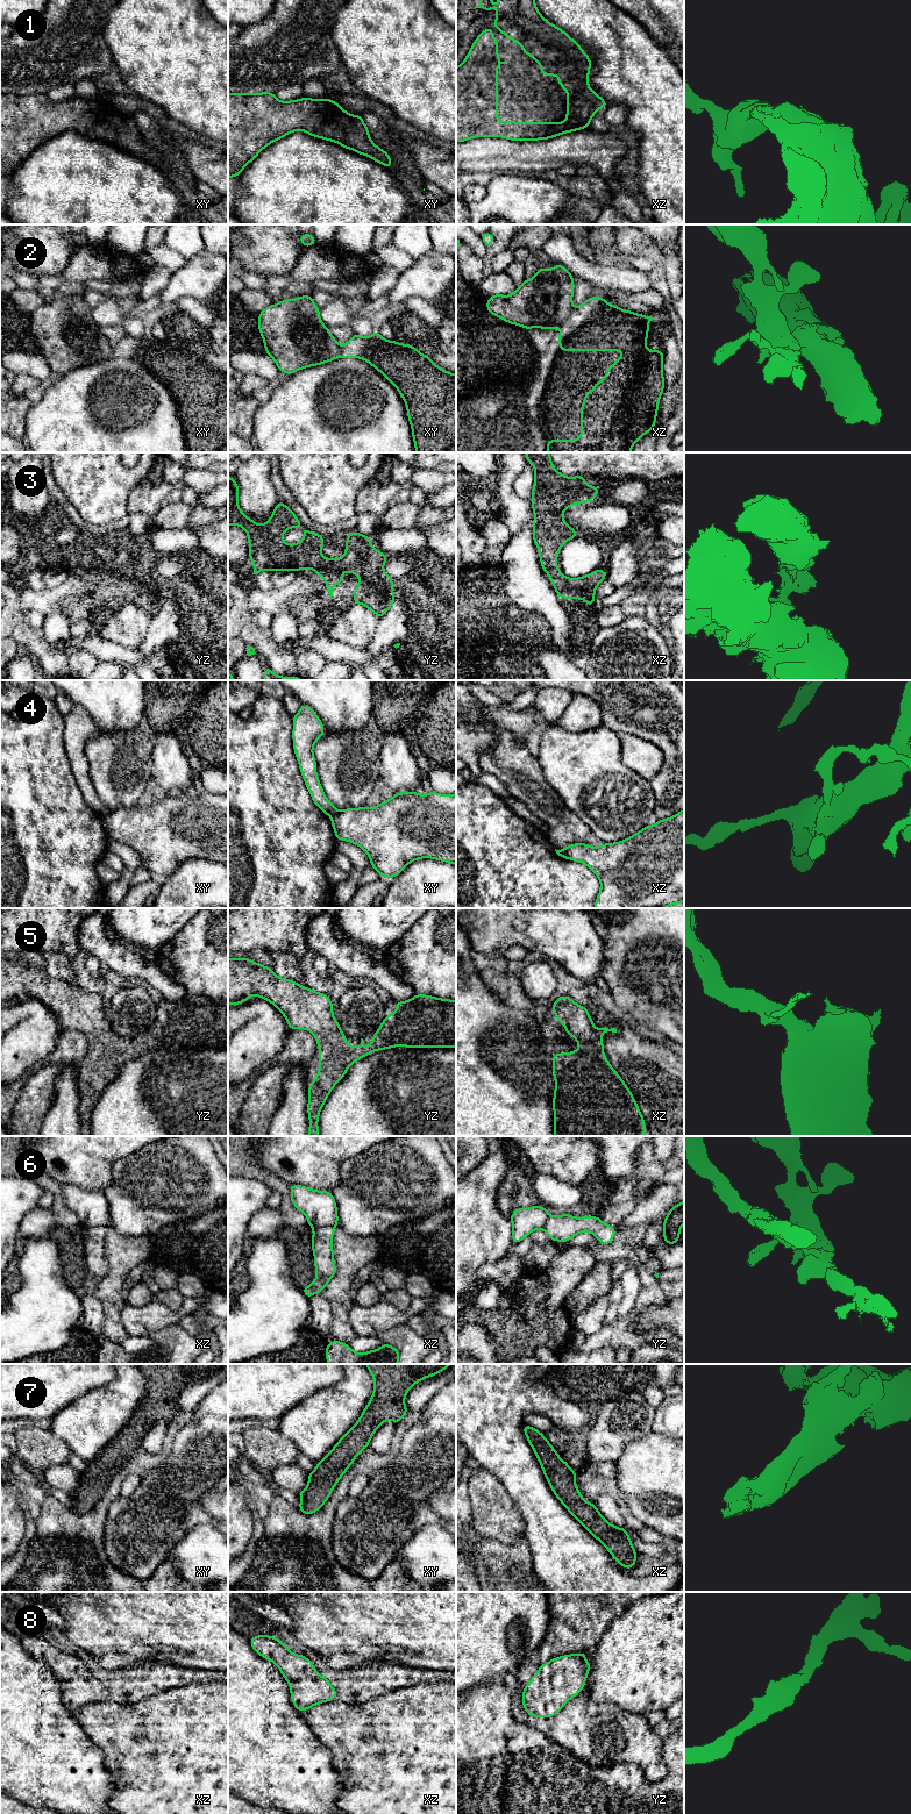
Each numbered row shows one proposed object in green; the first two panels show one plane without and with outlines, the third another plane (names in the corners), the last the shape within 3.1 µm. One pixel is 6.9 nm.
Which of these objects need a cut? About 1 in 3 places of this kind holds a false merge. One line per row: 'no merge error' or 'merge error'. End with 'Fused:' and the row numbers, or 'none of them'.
1: no merge error
2: no merge error
3: no merge error
4: merge error
5: no merge error
6: merge error
7: no merge error
8: no merge error
Fused: 4, 6

